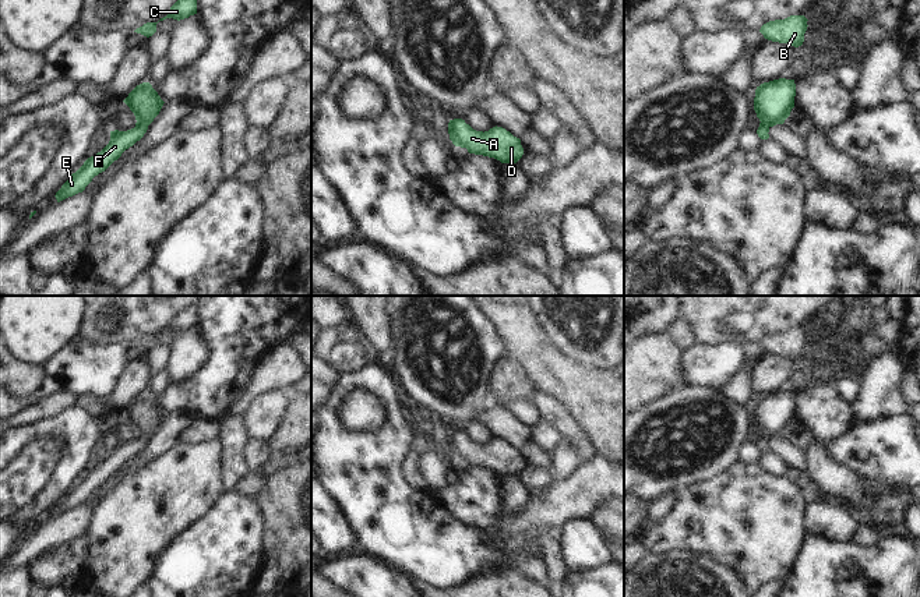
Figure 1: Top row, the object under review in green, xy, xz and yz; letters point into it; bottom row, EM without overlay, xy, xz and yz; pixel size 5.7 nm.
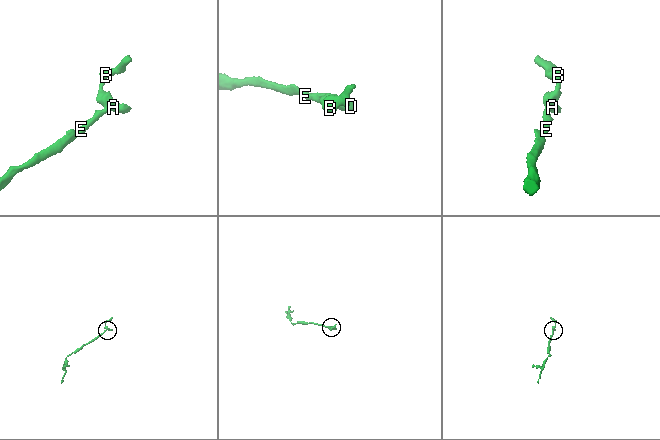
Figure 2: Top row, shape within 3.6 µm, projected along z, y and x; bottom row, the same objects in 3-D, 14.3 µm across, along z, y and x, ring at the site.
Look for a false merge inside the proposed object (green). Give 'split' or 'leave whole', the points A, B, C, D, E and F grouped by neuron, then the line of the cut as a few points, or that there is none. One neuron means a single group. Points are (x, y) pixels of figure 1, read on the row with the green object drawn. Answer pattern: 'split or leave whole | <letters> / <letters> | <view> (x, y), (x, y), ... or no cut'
leave whole | A B C D E F | no cut

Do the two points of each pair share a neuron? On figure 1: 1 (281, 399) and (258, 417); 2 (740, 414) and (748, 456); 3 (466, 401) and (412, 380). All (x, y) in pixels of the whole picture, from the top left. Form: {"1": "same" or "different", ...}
{"1": "same", "2": "different", "3": "same"}

